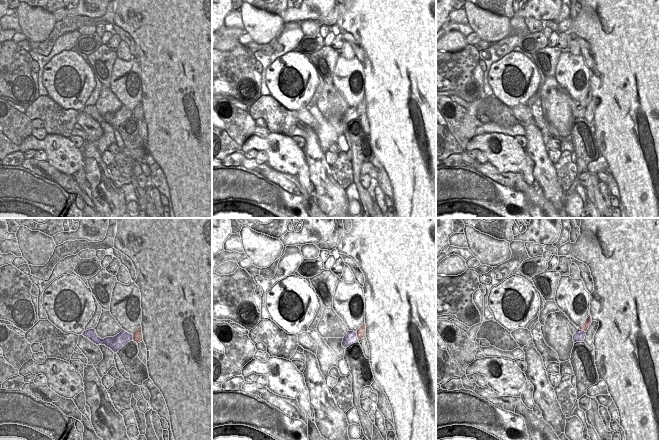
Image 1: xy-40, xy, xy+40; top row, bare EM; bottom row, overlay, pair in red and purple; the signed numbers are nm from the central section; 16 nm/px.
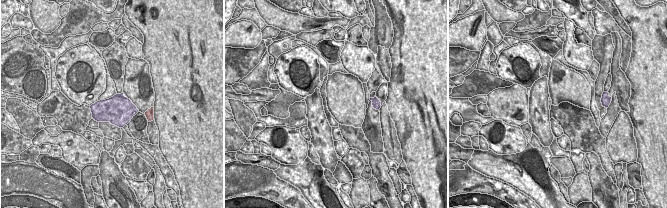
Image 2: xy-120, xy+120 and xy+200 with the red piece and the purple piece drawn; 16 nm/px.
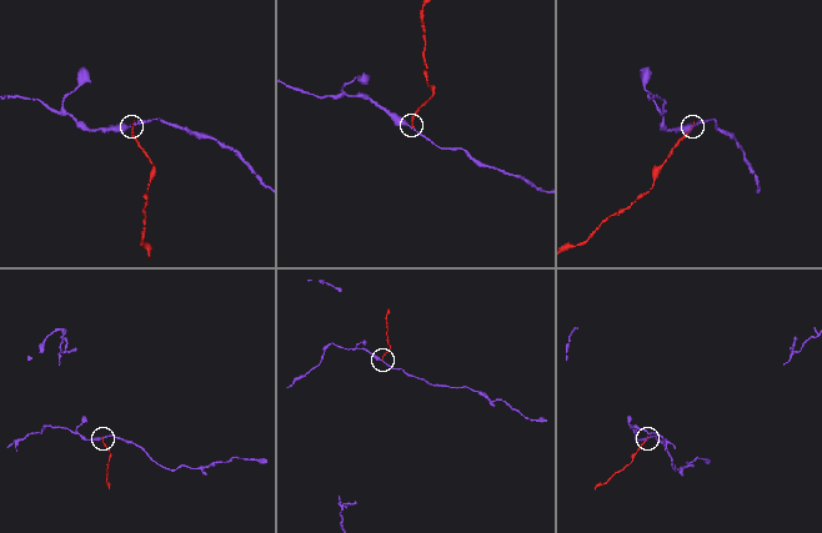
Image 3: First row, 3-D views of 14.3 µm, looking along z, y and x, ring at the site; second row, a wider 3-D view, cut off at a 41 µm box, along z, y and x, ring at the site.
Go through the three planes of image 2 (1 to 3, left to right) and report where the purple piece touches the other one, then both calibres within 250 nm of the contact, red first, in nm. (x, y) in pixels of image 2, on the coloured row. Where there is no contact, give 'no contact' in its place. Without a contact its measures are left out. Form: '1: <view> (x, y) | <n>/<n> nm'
1: no contact
2: no contact
3: no contact

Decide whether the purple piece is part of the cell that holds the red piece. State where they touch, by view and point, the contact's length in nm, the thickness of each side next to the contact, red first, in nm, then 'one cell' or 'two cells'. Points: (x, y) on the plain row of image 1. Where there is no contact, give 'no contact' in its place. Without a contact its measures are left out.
xy (357, 112) | 150 nm | 160/190 nm | two cells

